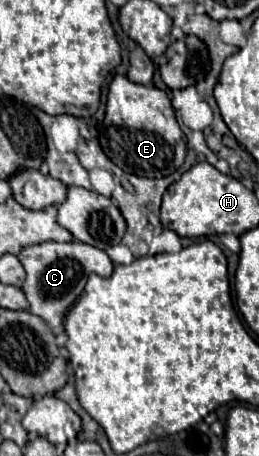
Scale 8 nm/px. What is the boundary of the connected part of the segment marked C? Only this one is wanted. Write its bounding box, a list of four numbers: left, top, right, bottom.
[18,241,114,335]

